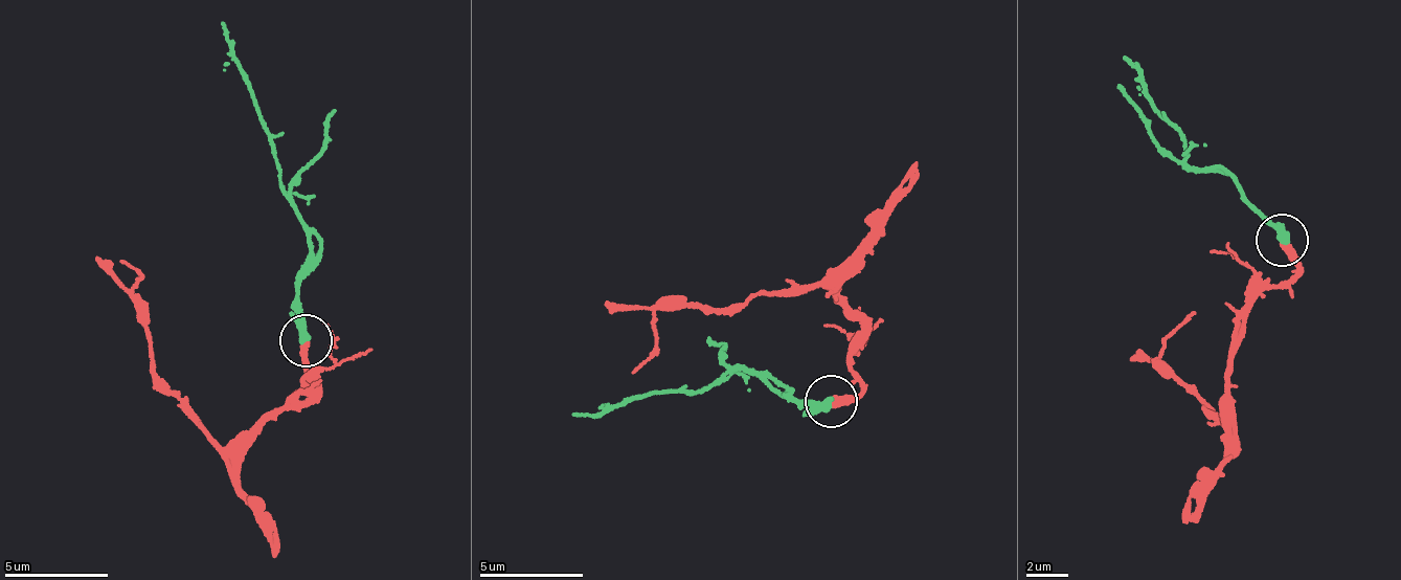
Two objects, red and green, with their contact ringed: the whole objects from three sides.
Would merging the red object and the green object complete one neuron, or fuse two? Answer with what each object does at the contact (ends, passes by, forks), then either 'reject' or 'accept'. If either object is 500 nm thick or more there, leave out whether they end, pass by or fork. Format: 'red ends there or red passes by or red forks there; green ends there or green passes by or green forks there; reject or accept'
red ends there; green ends there; accept

